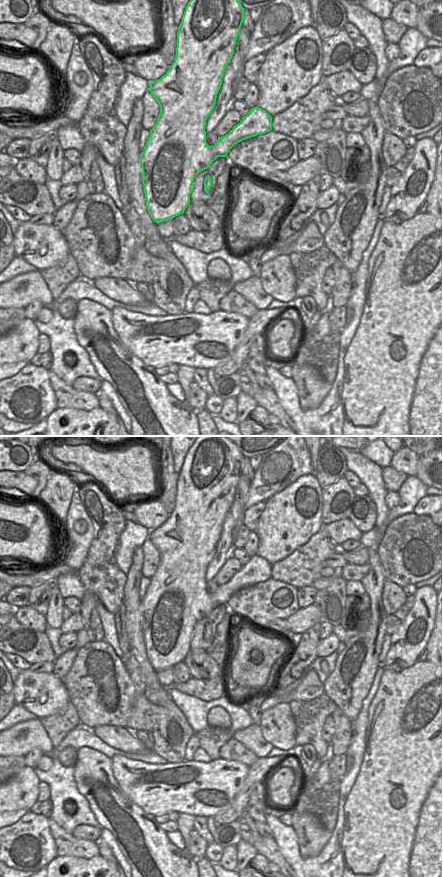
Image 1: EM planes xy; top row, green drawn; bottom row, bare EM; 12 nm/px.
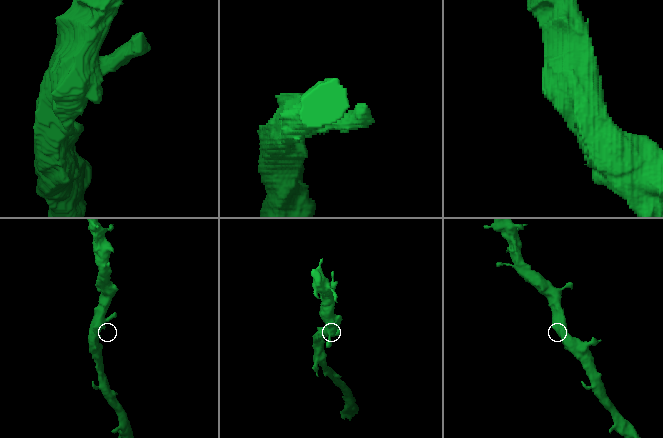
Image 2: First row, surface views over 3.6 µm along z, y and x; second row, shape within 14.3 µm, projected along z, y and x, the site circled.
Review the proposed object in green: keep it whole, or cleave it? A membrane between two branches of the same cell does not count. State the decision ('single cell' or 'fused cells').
single cell

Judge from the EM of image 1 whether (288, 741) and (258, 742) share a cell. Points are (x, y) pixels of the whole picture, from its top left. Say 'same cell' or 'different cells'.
different cells

